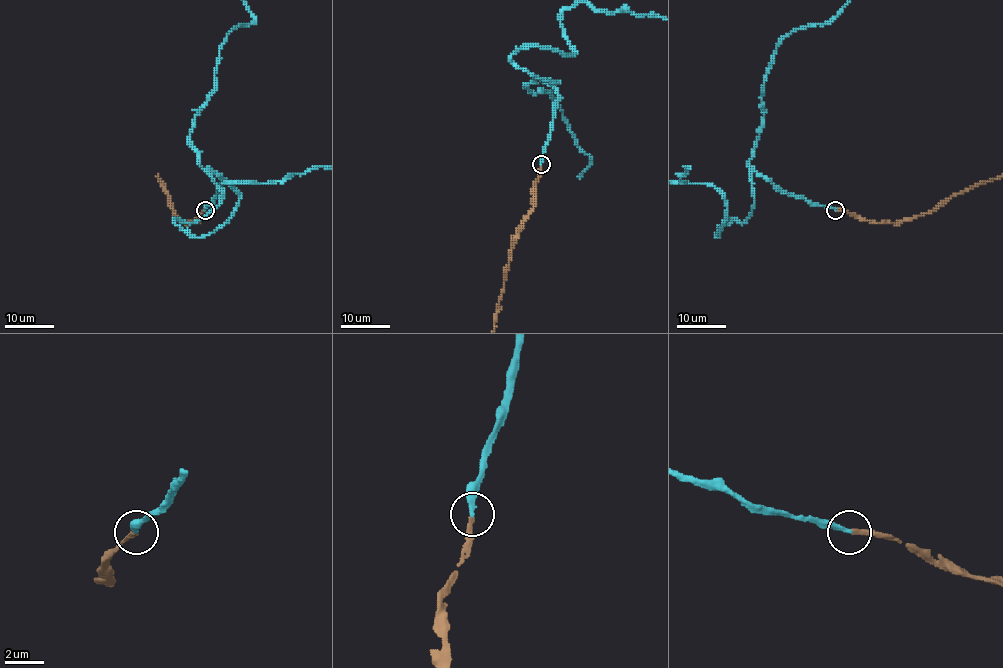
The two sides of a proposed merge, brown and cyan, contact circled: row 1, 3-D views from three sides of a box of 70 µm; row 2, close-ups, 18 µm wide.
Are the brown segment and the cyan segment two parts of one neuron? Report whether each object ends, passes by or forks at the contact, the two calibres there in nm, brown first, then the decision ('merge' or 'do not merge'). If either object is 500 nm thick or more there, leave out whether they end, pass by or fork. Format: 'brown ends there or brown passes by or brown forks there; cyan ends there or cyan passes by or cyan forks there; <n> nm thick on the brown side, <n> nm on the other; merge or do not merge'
brown ends there; cyan ends there; 240 nm thick on the brown side, 240 nm on the other; merge

